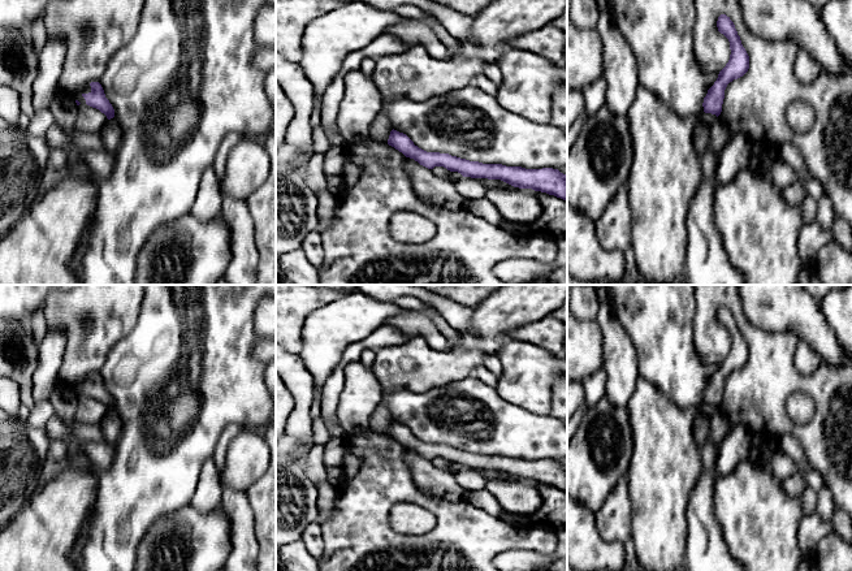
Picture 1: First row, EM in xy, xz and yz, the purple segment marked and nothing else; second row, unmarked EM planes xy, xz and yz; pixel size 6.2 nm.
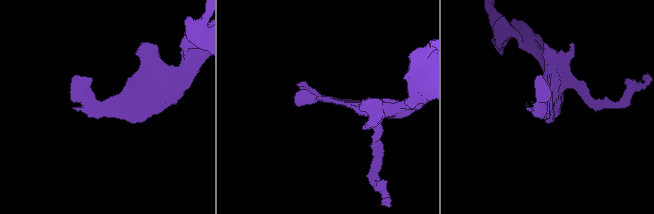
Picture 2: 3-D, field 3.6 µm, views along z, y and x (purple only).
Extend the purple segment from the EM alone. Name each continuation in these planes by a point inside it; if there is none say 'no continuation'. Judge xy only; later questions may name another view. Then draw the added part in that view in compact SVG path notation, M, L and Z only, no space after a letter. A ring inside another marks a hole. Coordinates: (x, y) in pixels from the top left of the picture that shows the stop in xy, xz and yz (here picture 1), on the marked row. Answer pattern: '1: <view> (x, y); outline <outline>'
1: xy (87, 89); outline M87 83L87 85L81 90L79 94L75 94L74 98L75 98L75 100L78 100L81 104L86 104L86 100L85 100L85 98L83 98L82 95L83 95L83 94L88 94L88 92L91 92L91 86L90 86L90 83Z

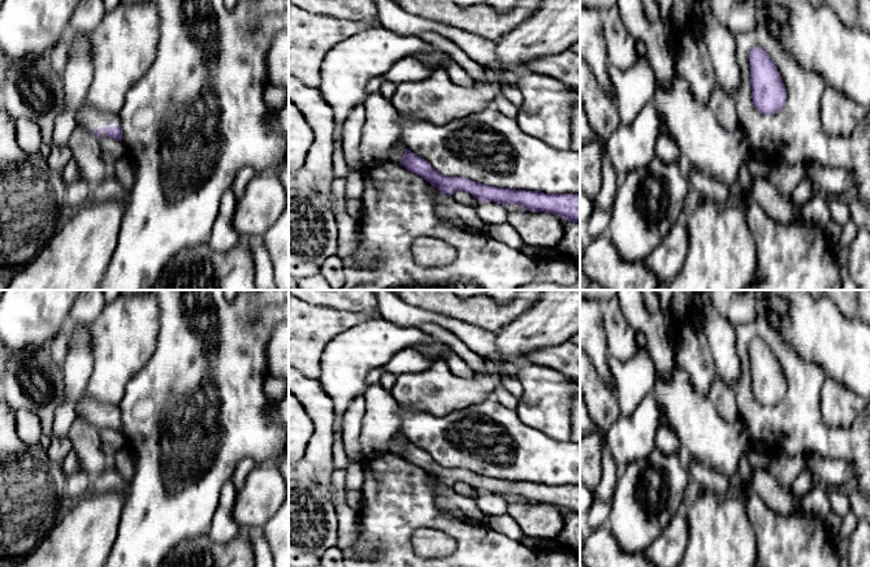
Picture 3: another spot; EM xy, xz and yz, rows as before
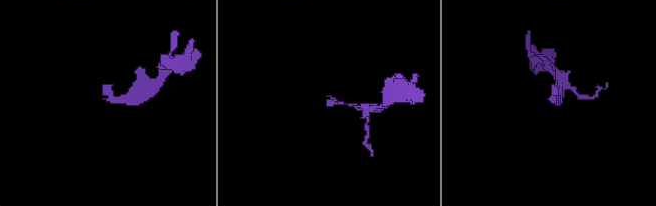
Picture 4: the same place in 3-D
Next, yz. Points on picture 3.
1: yz (721, 102); outline M720 87L715 88L709 99L707 108L715 112L718 122L724 127L732 130L740 129L735 103L730 94Z

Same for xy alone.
1: xy (89, 118); outline M85 100L75 112L77 127L83 130L99 130L101 126L120 126L121 121L116 113L101 113L90 107Z

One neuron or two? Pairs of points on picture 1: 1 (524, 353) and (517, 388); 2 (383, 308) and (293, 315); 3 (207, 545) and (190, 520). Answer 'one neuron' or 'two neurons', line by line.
1: one neuron
2: two neurons
3: one neuron

